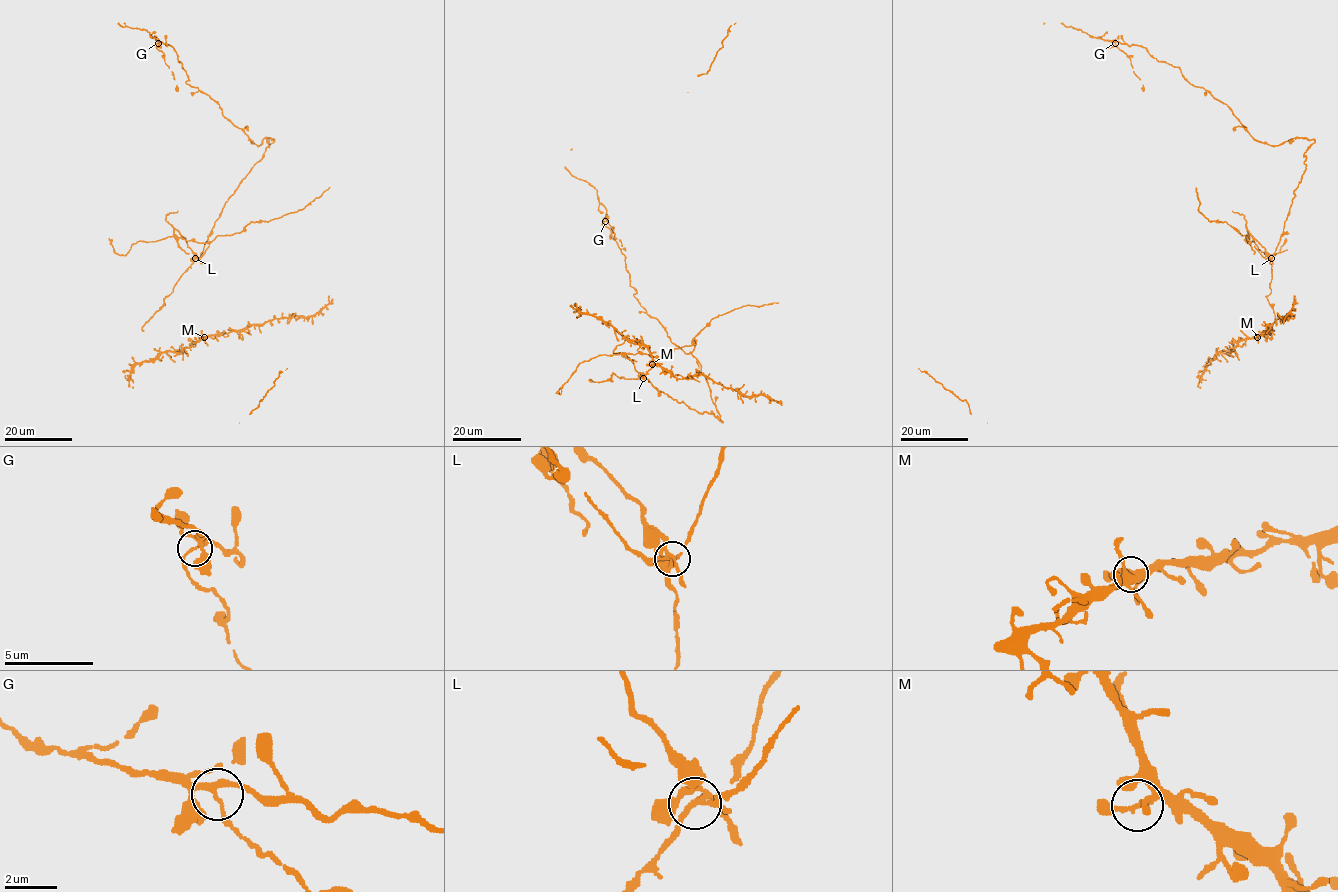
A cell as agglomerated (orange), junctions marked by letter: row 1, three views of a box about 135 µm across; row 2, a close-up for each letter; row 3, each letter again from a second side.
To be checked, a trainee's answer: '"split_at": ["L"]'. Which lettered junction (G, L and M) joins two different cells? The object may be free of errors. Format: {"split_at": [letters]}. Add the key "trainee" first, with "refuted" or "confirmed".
{"trainee": "confirmed", "split_at": ["L"]}

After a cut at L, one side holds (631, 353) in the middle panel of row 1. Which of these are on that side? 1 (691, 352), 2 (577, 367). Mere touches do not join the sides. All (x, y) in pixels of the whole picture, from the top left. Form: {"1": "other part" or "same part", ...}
{"1": "other part", "2": "same part"}

